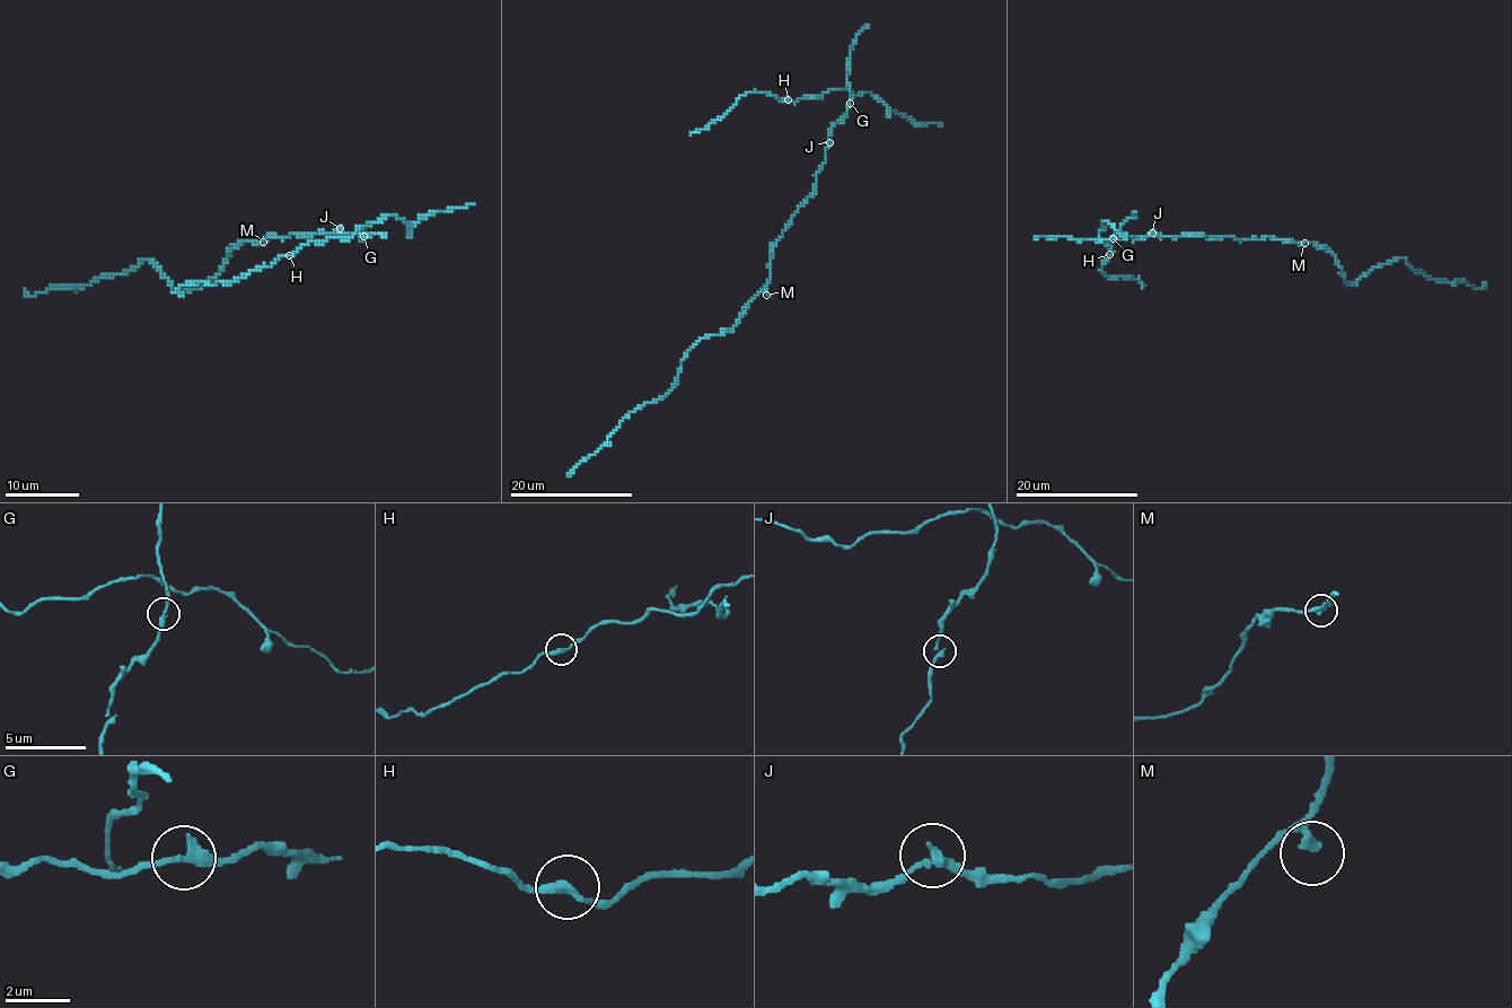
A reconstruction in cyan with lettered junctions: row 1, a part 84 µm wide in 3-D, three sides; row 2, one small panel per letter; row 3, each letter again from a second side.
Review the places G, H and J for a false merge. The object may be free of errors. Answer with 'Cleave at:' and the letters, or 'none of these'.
Cleave at: none of these

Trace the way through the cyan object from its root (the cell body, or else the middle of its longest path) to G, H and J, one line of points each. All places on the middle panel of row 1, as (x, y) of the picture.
G: (780, 236), (797, 208), (812, 193), (816, 173), (826, 159), (831, 130), (844, 116), (850, 103)
H: (780, 236), (814, 190), (831, 130), (844, 116), (851, 91), (847, 87), (803, 96), (796, 103), (788, 99)
J: (780, 236), (797, 208), (812, 193), (816, 173), (826, 159), (829, 142)

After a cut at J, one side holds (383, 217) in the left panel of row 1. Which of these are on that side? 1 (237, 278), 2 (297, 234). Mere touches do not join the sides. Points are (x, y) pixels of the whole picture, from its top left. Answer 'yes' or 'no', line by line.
1: yes
2: no

